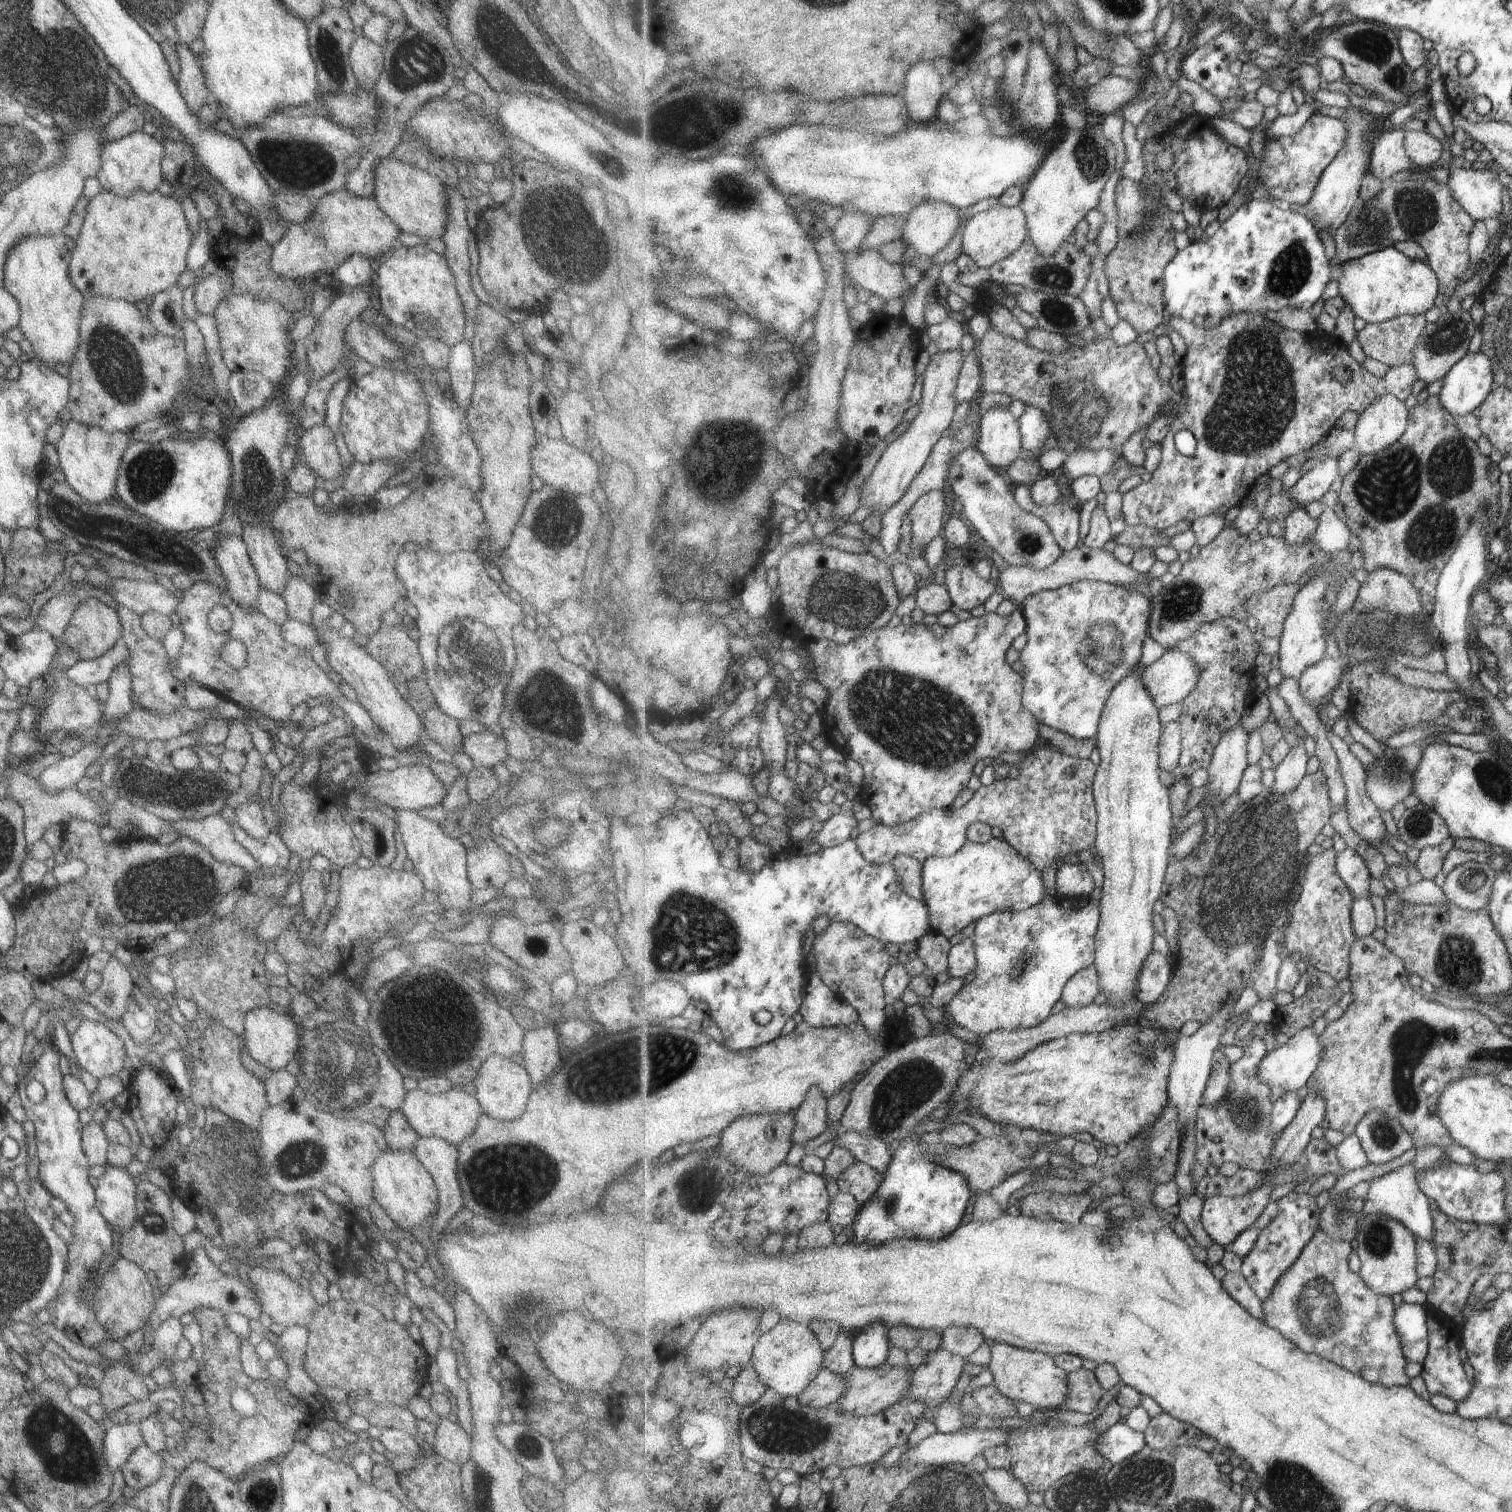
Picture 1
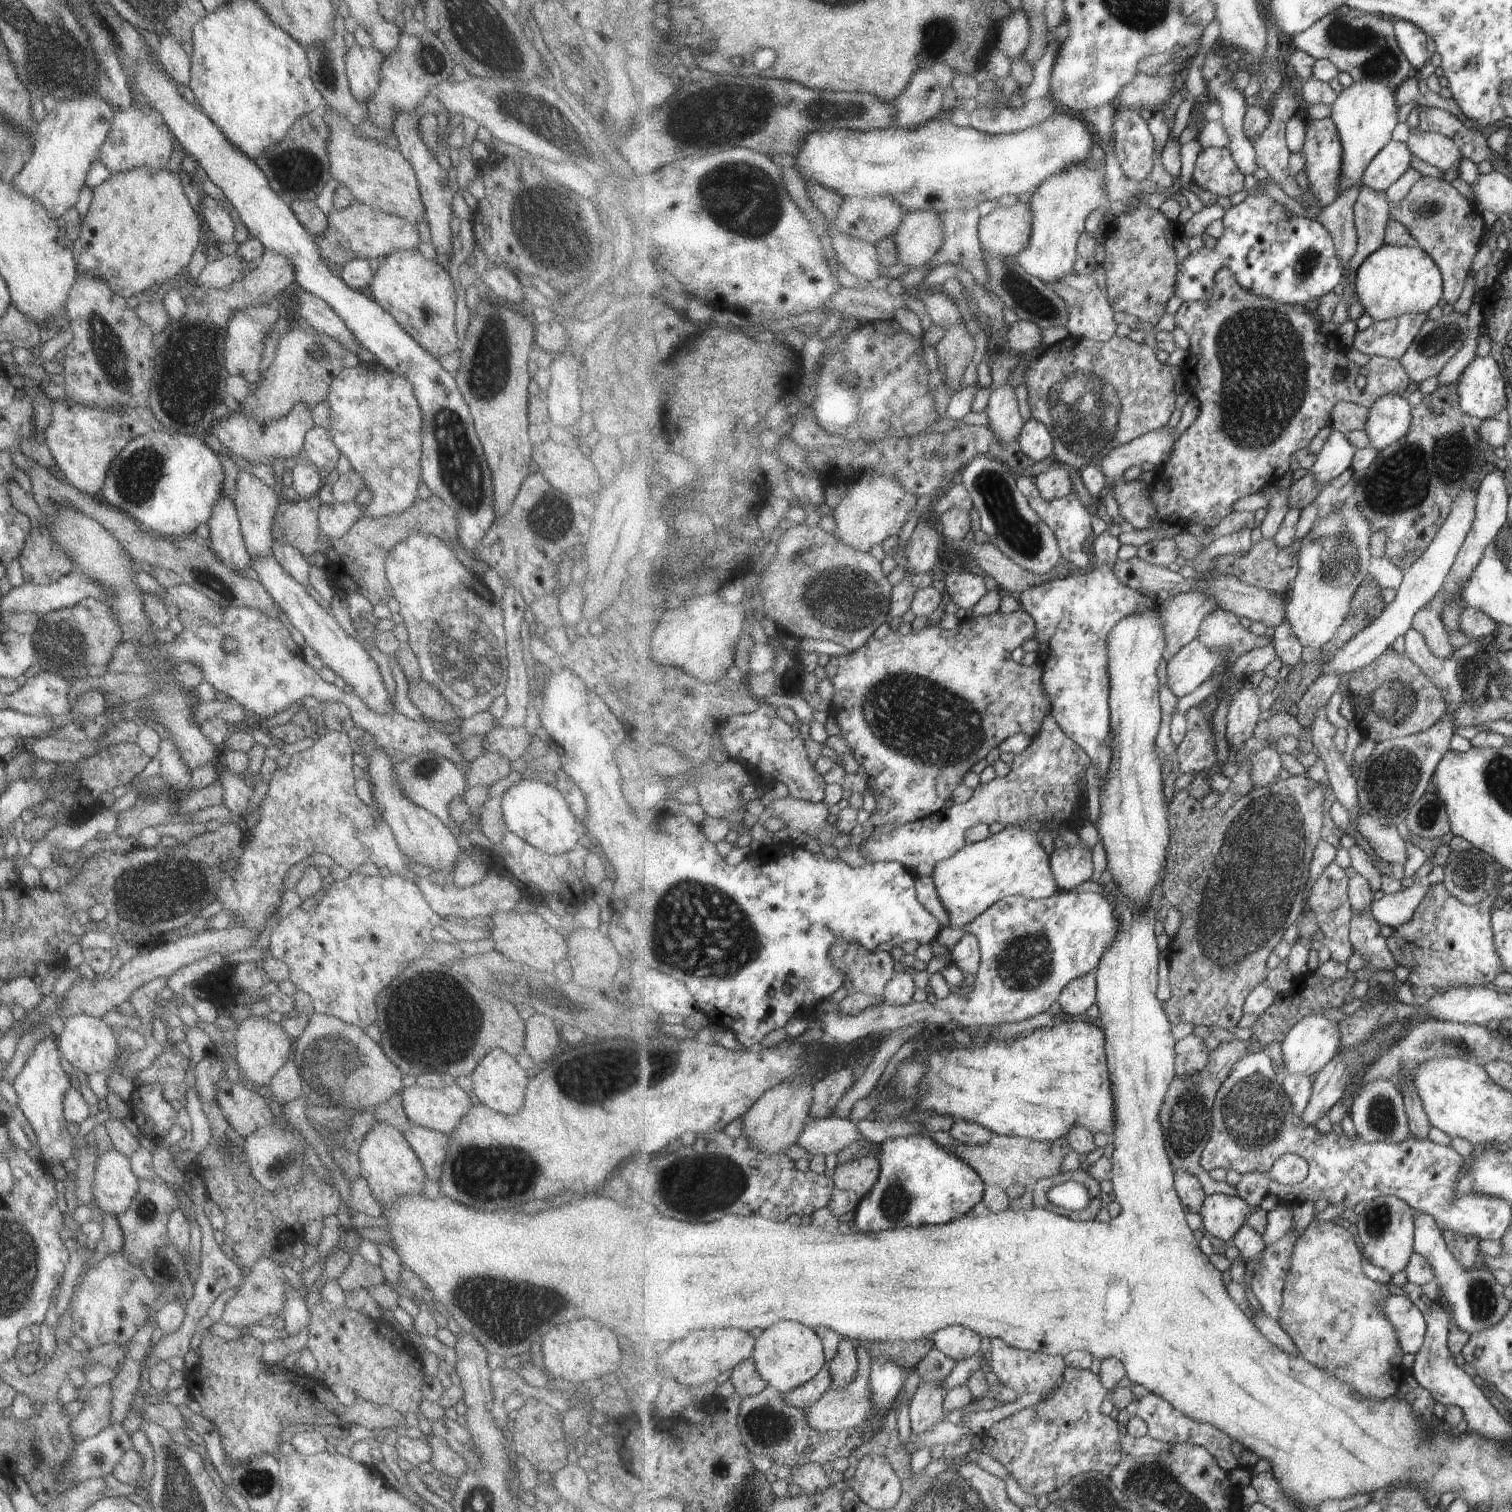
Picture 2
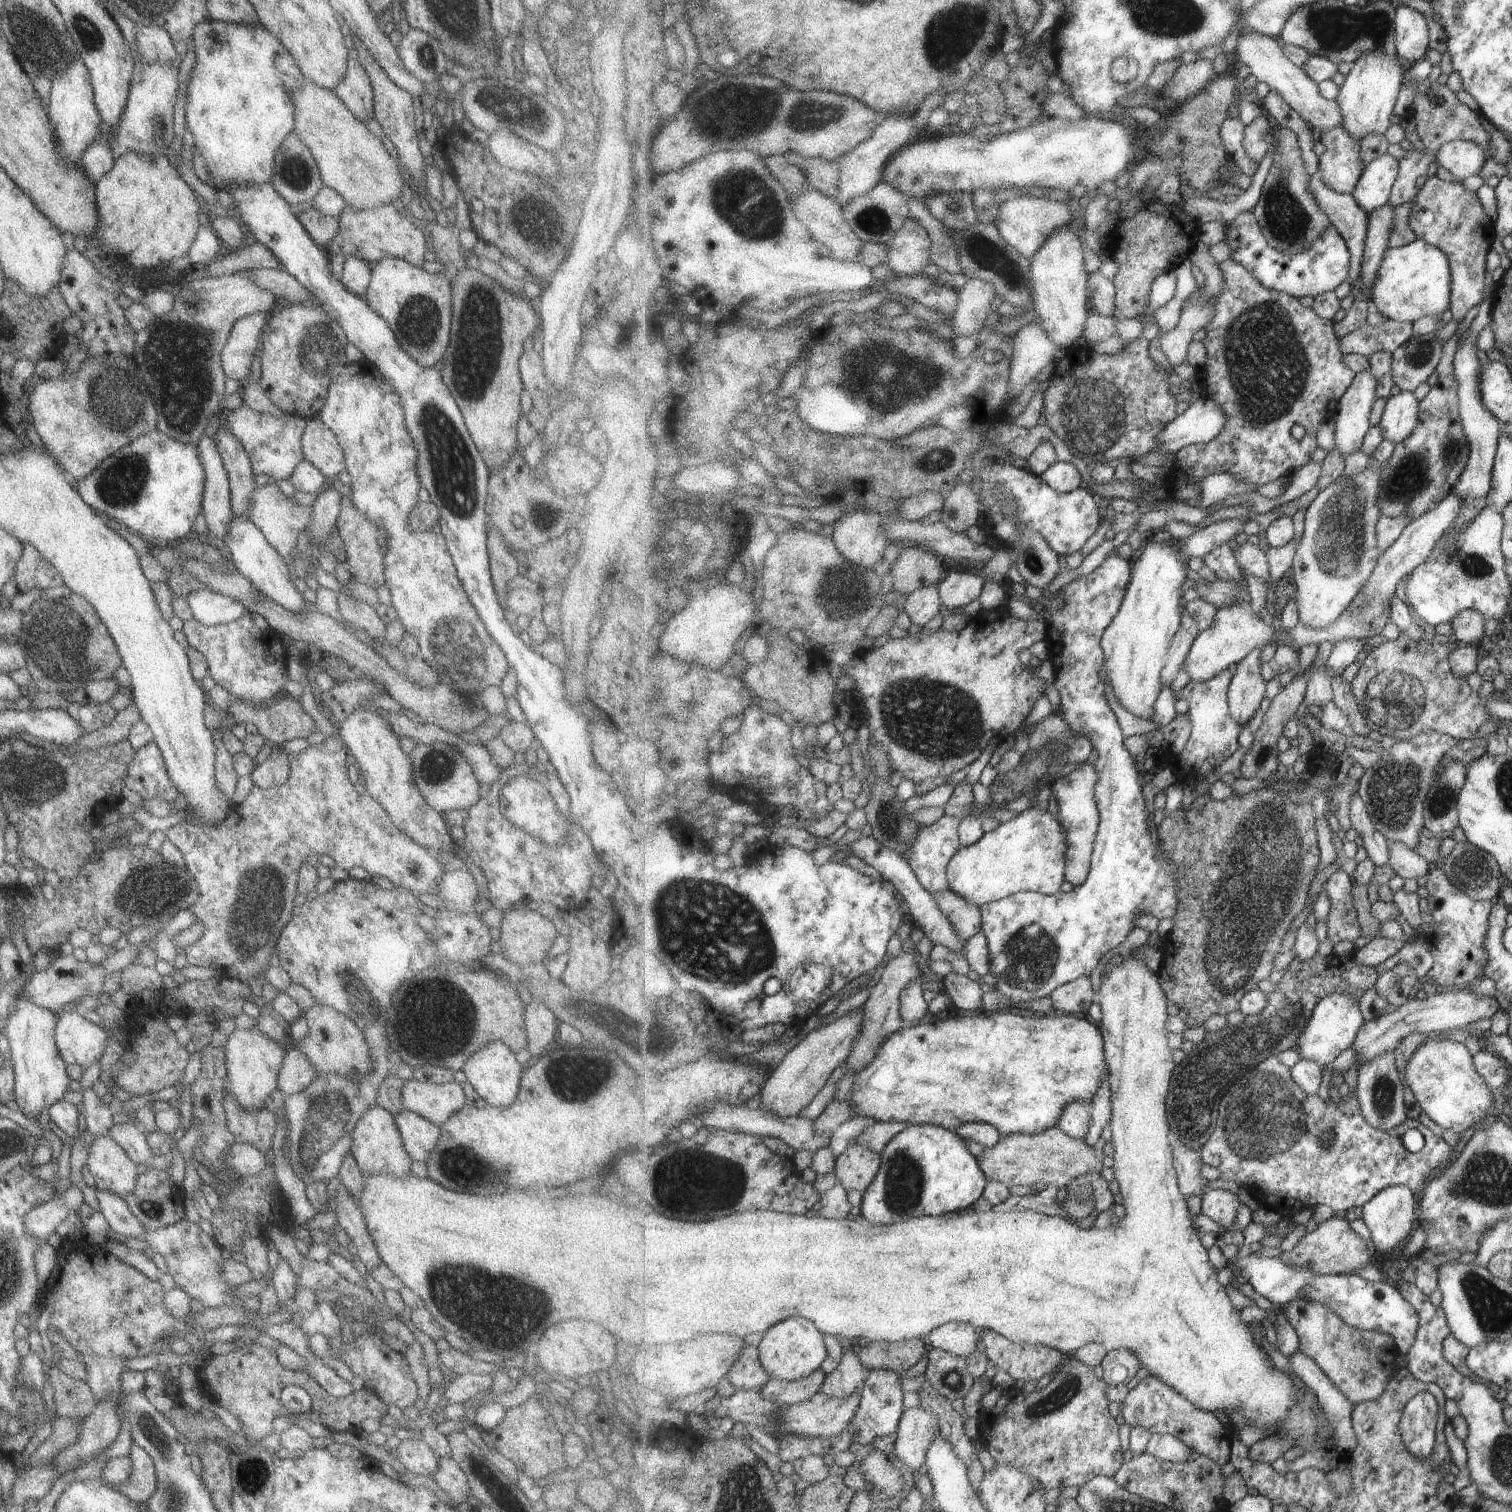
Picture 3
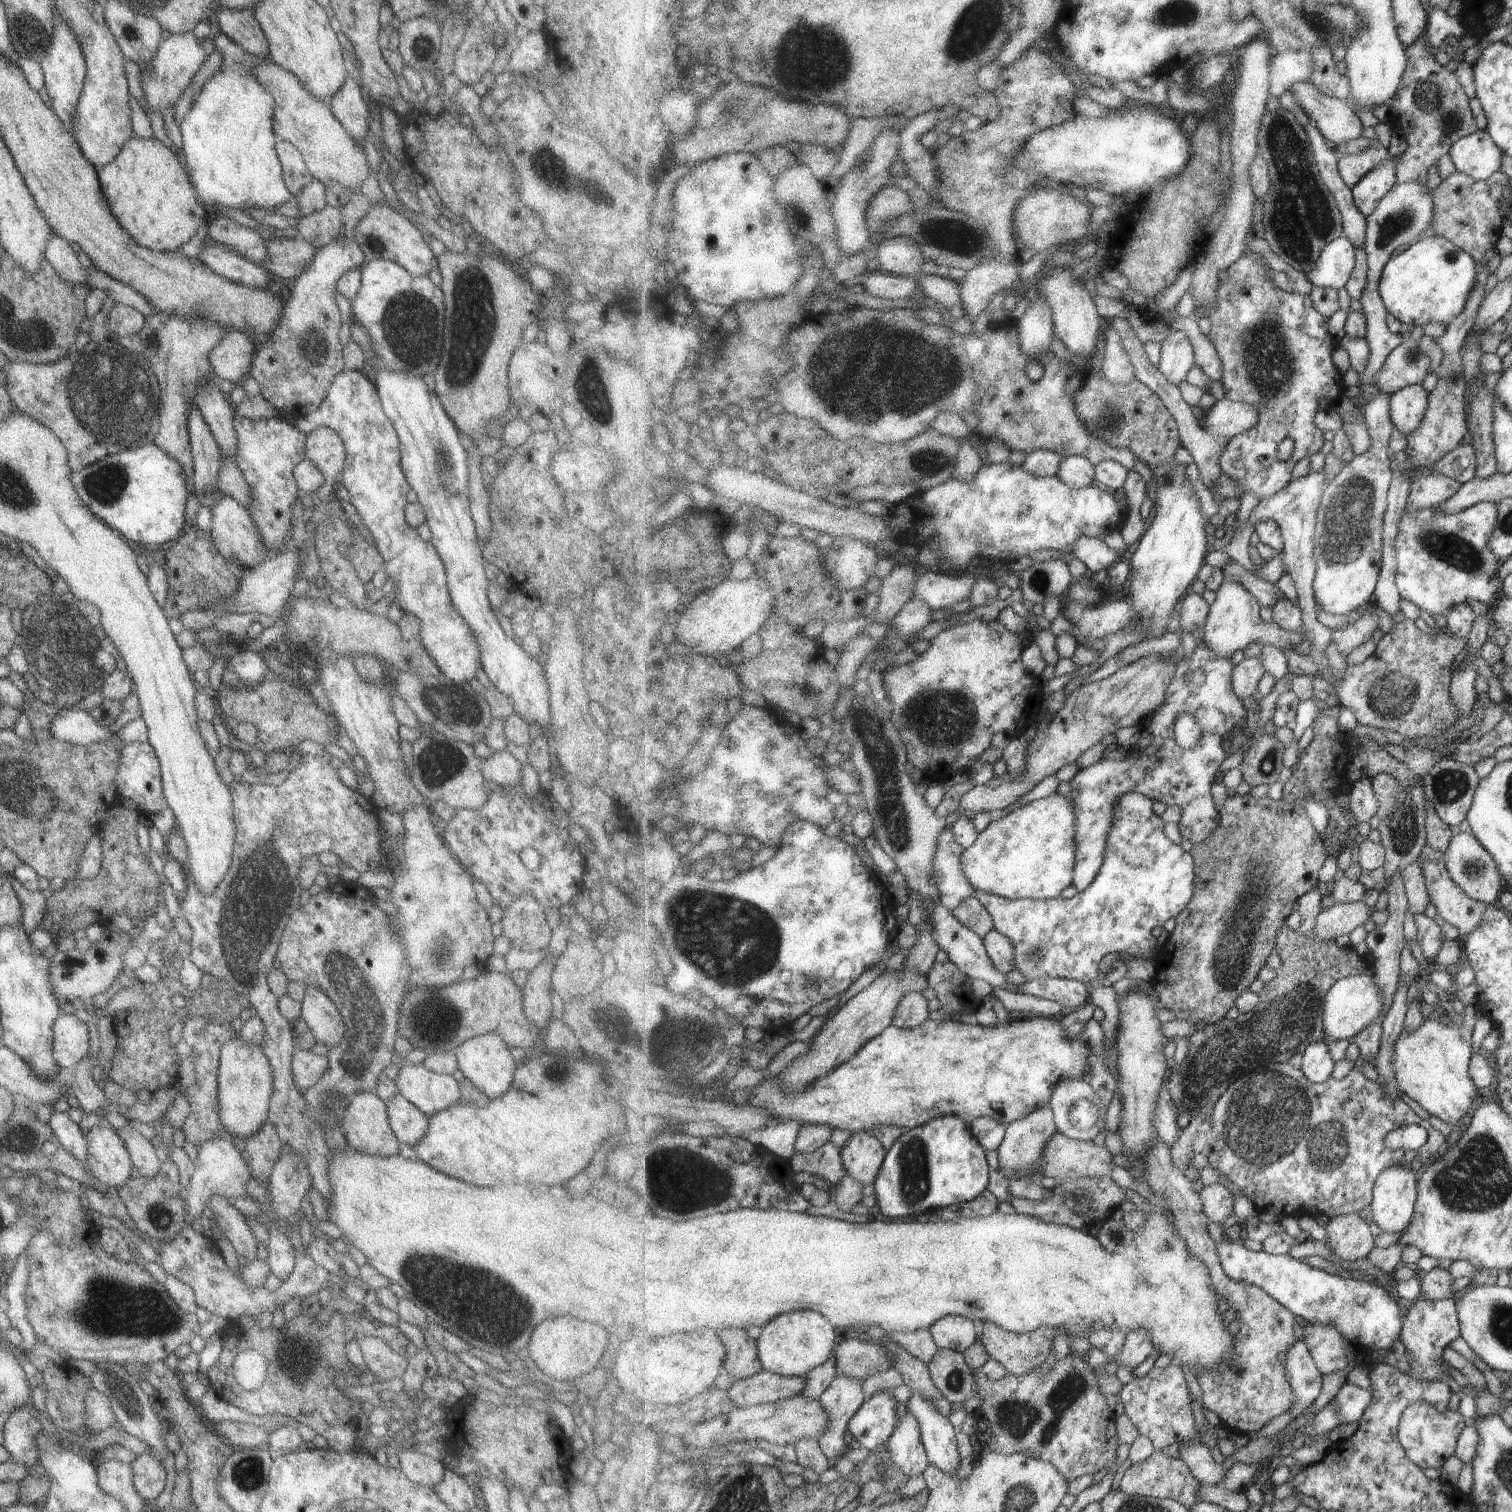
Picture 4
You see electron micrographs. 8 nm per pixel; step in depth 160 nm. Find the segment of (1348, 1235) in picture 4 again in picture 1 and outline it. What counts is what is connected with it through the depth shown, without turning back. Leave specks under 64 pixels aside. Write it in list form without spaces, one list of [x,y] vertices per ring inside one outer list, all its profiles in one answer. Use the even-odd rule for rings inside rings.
[[[1321,1228],[1313,1240],[1303,1249],[1295,1264],[1276,1282],[1269,1298],[1263,1301],[1264,1321],[1282,1332],[1301,1350],[1318,1354],[1339,1366],[1357,1373],[1373,1384],[1386,1387],[1409,1386],[1409,1376],[1405,1372],[1408,1357],[1404,1353],[1397,1327],[1397,1308],[1391,1297],[1377,1294],[1367,1286],[1359,1273],[1350,1268],[1349,1257],[1355,1244],[1337,1240]]]

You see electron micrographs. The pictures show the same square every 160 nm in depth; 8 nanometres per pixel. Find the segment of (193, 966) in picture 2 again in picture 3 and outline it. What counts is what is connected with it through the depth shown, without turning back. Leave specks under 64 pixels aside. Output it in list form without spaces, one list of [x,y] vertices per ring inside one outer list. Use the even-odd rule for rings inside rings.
[[[332,735],[323,742],[309,745],[298,753],[287,755],[290,766],[287,778],[277,786],[260,789],[253,786],[240,804],[232,804],[237,822],[232,827],[225,824],[206,827],[193,821],[181,821],[166,829],[166,839],[179,850],[184,869],[196,884],[197,898],[188,906],[197,921],[205,927],[194,943],[182,949],[187,965],[210,966],[221,970],[221,976],[246,982],[249,976],[263,973],[280,930],[290,919],[295,896],[296,880],[303,859],[309,854],[330,856],[339,868],[348,871],[359,866],[372,876],[383,876],[394,886],[409,889],[413,894],[436,891],[442,867],[431,853],[399,832],[385,811],[363,792],[358,794],[347,778],[344,743]]]

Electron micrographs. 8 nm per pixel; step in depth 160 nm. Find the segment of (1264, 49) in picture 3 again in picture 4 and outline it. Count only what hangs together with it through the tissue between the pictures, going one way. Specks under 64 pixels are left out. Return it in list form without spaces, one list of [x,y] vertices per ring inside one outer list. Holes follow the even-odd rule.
[[[1309,81],[1293,84],[1288,92],[1309,112],[1310,120],[1333,146],[1363,136],[1363,122],[1347,100],[1325,96]]]

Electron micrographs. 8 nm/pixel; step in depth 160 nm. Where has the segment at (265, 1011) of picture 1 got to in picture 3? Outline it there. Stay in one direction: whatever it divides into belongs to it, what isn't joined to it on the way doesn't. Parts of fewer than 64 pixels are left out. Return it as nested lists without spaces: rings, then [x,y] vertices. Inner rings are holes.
[[[250,1027],[233,1029],[222,1049],[226,1068],[225,1093],[229,1093],[244,1109],[263,1107],[265,1098],[276,1089],[276,1076],[285,1054],[284,1048],[265,1033]]]

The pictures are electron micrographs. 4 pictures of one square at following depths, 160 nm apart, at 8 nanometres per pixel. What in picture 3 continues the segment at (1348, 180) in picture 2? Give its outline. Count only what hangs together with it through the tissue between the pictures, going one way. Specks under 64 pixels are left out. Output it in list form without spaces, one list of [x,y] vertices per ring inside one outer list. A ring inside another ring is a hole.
[[[1371,53],[1351,64],[1351,71],[1340,88],[1337,102],[1343,113],[1343,128],[1355,139],[1362,141],[1369,135],[1385,134],[1391,128],[1391,118],[1399,106],[1398,96],[1408,68],[1407,61],[1399,56]]]

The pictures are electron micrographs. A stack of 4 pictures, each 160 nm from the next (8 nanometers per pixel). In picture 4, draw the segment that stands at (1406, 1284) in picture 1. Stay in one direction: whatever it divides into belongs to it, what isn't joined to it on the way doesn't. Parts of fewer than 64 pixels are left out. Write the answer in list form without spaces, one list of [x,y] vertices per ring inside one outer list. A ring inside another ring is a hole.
[[[1389,1167],[1376,1180],[1370,1208],[1382,1232],[1401,1232],[1411,1224],[1418,1199],[1418,1175],[1413,1169]]]

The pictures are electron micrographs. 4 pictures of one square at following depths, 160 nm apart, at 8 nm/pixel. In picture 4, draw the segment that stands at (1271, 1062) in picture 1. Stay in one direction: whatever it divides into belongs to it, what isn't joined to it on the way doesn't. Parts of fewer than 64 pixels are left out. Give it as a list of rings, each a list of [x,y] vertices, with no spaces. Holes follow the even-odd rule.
[[[1372,968],[1371,976],[1353,975],[1336,982],[1326,996],[1324,1006],[1325,1040],[1349,1040],[1355,1038],[1367,1025],[1379,1018],[1384,997],[1375,982],[1376,972]]]

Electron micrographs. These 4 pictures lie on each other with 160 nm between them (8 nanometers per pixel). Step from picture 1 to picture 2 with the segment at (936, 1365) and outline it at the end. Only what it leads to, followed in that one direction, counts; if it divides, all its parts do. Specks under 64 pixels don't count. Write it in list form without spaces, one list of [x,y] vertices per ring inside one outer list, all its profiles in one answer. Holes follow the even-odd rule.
[[[921,1380],[915,1396],[909,1403],[909,1416],[911,1422],[911,1430],[915,1434],[921,1434],[925,1430],[929,1430],[933,1424],[937,1424],[940,1420],[947,1420],[947,1410],[943,1407],[945,1402],[945,1395],[948,1390],[943,1388],[943,1381]]]

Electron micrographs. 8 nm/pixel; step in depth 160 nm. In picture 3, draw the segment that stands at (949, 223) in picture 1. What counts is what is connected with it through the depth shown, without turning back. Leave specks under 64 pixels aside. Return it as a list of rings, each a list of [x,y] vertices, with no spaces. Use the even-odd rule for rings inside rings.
[[[910,218],[888,245],[888,266],[896,275],[924,274],[925,266],[930,264],[933,243],[929,231],[919,221]]]

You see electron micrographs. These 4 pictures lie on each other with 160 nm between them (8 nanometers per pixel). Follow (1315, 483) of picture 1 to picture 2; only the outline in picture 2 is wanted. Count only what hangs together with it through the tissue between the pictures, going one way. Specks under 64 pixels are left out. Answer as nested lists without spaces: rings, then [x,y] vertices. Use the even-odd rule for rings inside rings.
[[[1332,431],[1308,472],[1321,485],[1331,485],[1335,478],[1350,470],[1357,449],[1345,438],[1345,433]]]

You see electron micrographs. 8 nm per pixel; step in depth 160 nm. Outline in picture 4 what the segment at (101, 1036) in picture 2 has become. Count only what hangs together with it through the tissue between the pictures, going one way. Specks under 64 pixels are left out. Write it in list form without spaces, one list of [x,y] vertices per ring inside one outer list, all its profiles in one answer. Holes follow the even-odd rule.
[[[61,1012],[51,1024],[51,1058],[60,1068],[72,1067],[89,1049],[86,1024]]]

